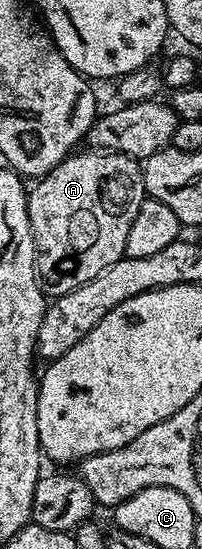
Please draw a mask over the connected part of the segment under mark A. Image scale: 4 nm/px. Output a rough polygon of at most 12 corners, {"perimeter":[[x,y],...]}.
{"perimeter":[[72,153],[27,196],[43,293],[124,257],[143,168]]}

